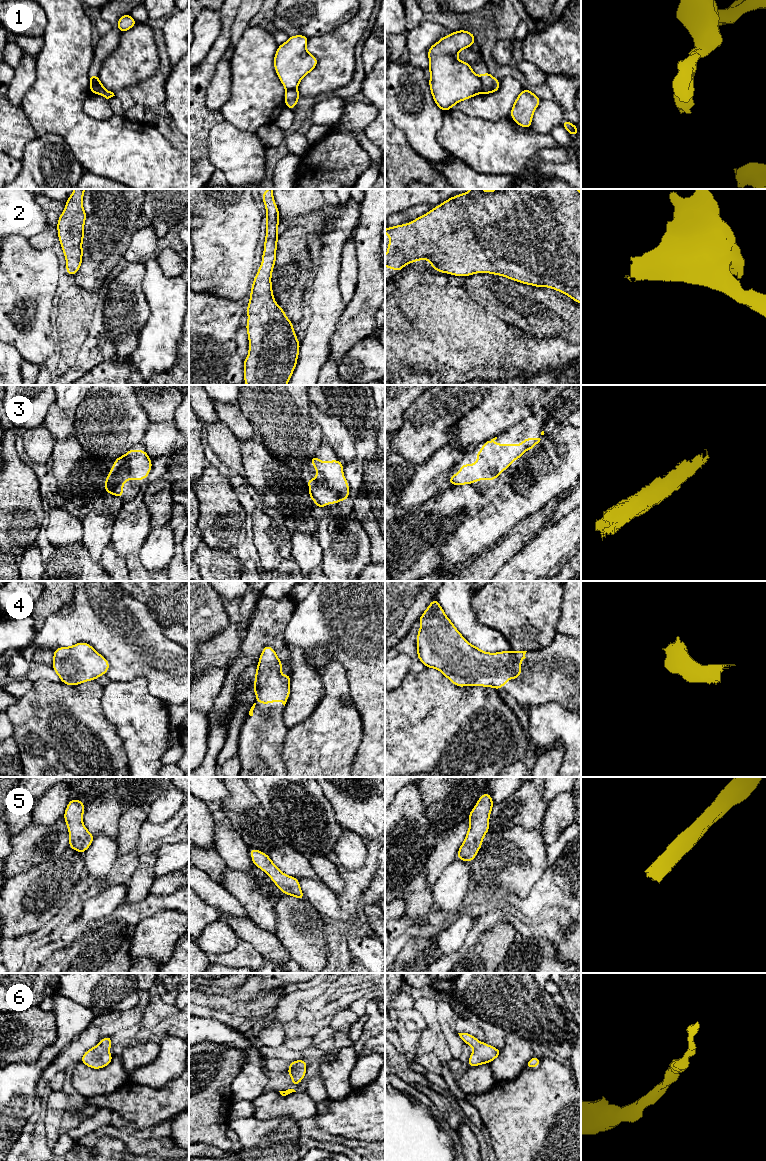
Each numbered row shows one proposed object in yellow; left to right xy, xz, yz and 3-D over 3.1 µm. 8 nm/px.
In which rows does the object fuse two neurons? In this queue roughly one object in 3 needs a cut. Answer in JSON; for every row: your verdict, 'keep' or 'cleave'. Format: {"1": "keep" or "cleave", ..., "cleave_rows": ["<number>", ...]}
{"1": "cleave", "2": "keep", "3": "keep", "4": "keep", "5": "keep", "6": "keep", "cleave_rows": ["1"]}

